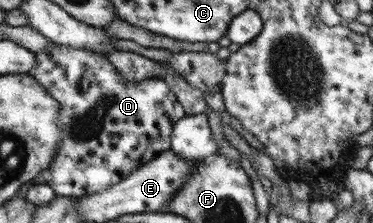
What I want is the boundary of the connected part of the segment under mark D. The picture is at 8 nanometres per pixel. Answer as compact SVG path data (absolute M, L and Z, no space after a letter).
M55 45L53 47L47 47L45 51L37 51L33 53L33 60L35 61L34 67L30 69L30 74L41 87L45 89L45 92L54 98L58 102L58 123L60 128L60 142L58 142L57 152L54 153L54 157L50 160L49 166L45 171L46 182L51 190L53 190L56 197L83 197L91 194L102 192L103 190L117 184L121 179L124 179L130 172L136 170L141 166L141 163L148 163L156 154L170 149L170 132L172 131L173 123L176 123L184 114L183 107L179 104L179 101L175 98L174 93L168 87L168 82L165 79L153 79L146 78L145 80L139 80L134 82L124 82L117 74L113 65L108 61L105 54L93 53L81 49L63 47L62 45Z

